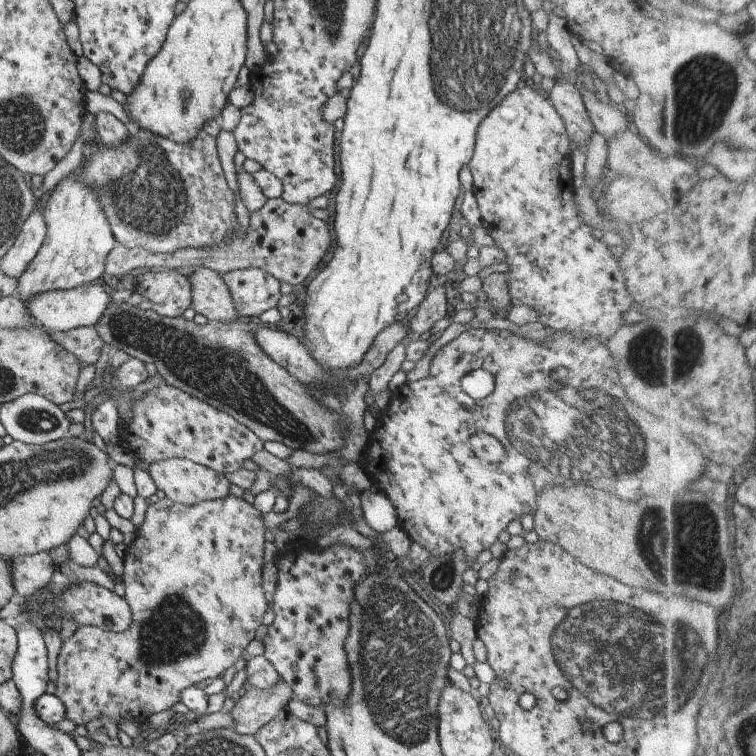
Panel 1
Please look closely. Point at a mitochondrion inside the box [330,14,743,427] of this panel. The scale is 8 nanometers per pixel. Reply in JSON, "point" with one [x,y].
{"point":[704,88]}

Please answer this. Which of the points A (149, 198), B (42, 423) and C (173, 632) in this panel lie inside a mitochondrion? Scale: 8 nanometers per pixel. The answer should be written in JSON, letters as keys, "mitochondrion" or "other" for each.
{"A":"mitochondrion","B":"mitochondrion","C":"mitochondrion"}

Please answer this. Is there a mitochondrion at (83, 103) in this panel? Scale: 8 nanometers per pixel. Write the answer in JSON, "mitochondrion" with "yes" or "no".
{"mitochondrion":"no"}

